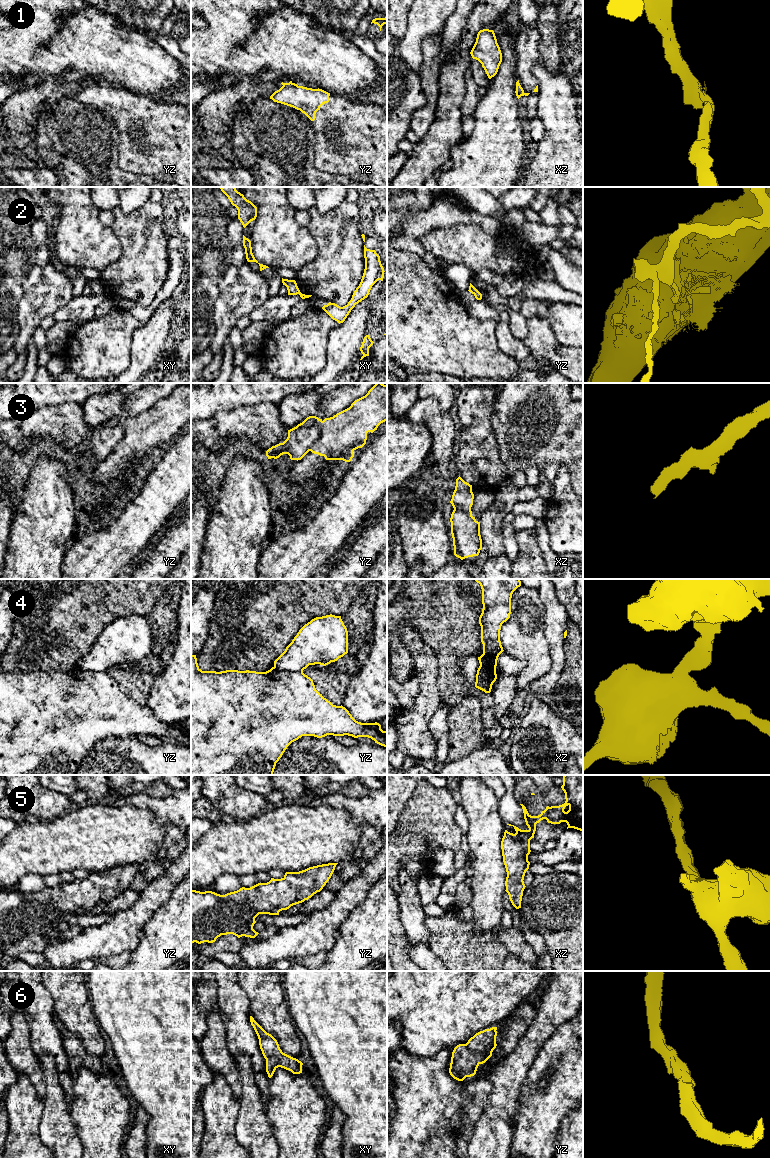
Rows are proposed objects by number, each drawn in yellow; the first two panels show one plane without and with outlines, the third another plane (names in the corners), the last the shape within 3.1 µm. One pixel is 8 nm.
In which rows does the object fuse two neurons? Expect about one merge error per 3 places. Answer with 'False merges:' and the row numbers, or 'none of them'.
False merges: 1, 3, 4

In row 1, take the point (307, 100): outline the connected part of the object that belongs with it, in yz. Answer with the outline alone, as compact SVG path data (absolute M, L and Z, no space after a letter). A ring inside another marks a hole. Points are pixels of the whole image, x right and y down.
M288 83L275 91L270 99L300 110L311 121L314 121L316 112L323 104L329 102L329 96L330 93L319 88L312 89L298 86L295 83Z

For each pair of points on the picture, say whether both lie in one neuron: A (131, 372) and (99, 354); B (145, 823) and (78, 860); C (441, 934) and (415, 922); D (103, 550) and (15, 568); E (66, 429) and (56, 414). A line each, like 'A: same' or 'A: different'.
A: different
B: same
C: different
D: different
E: same

